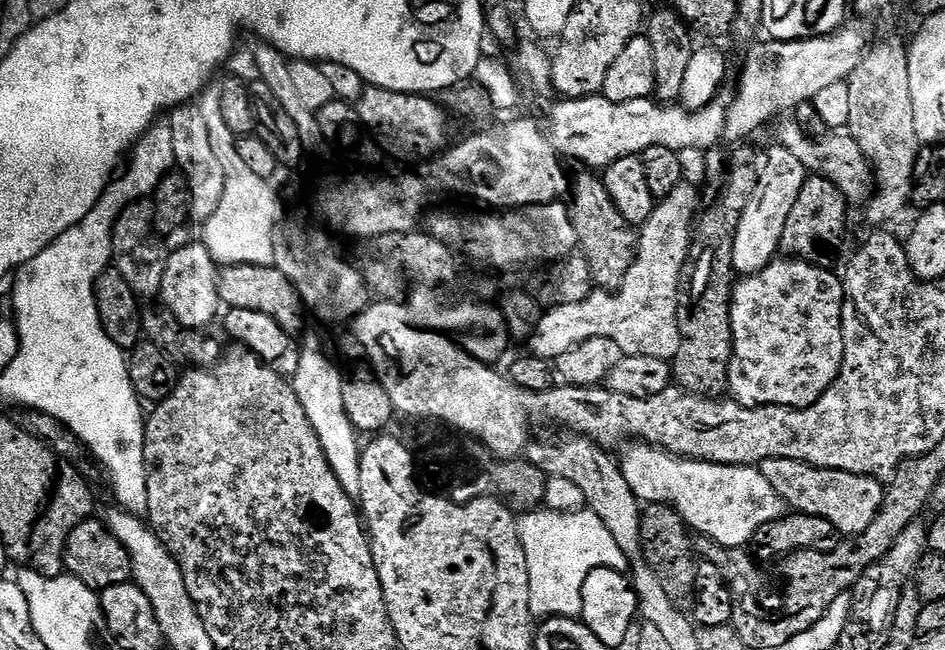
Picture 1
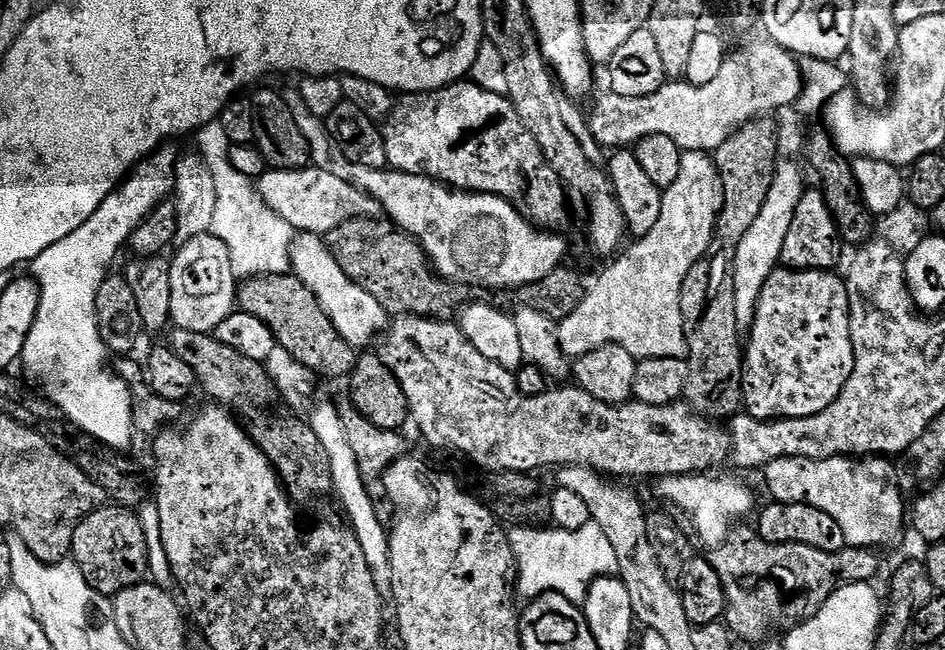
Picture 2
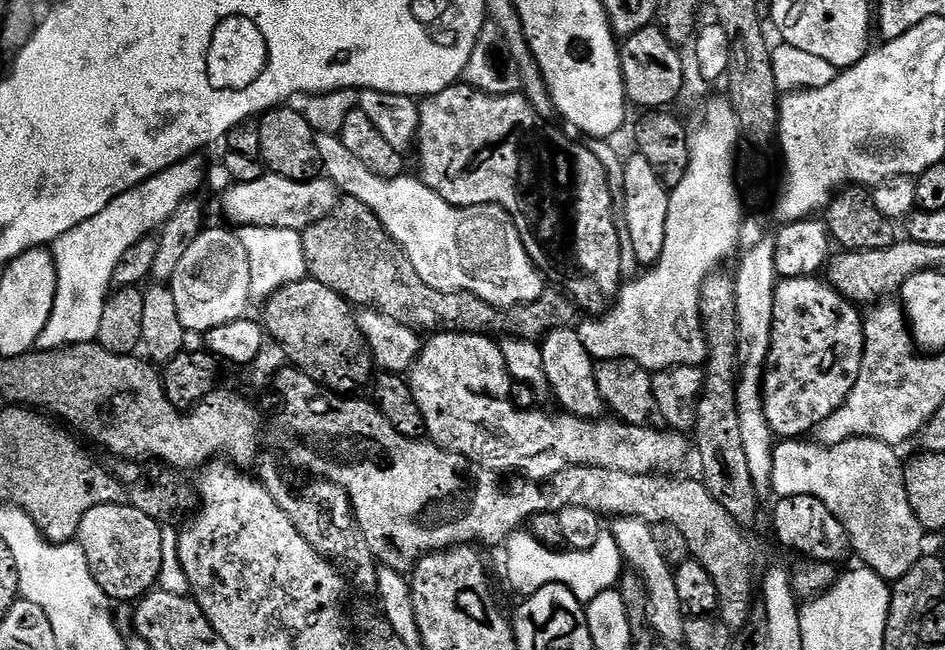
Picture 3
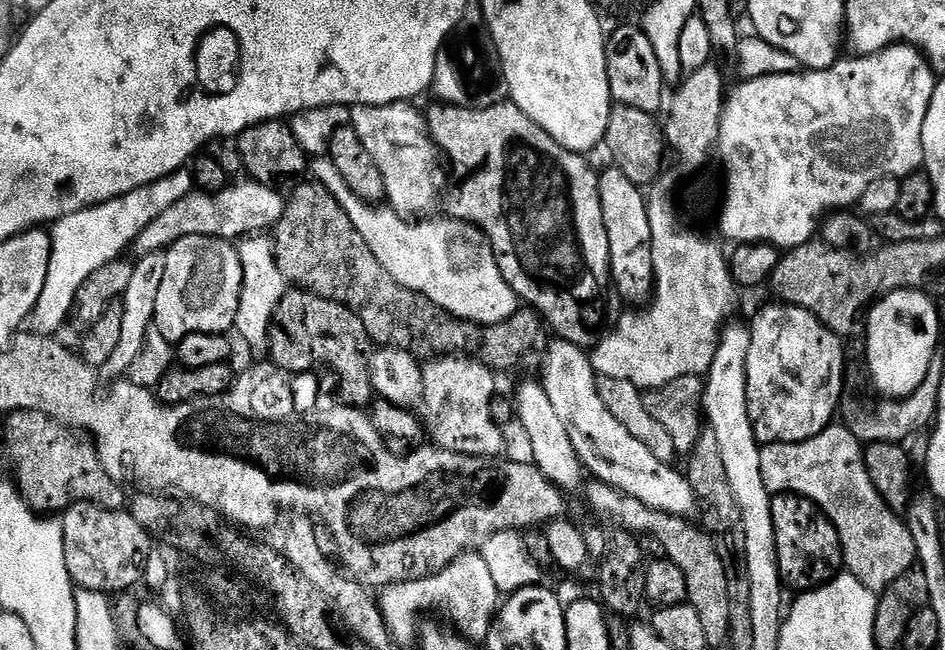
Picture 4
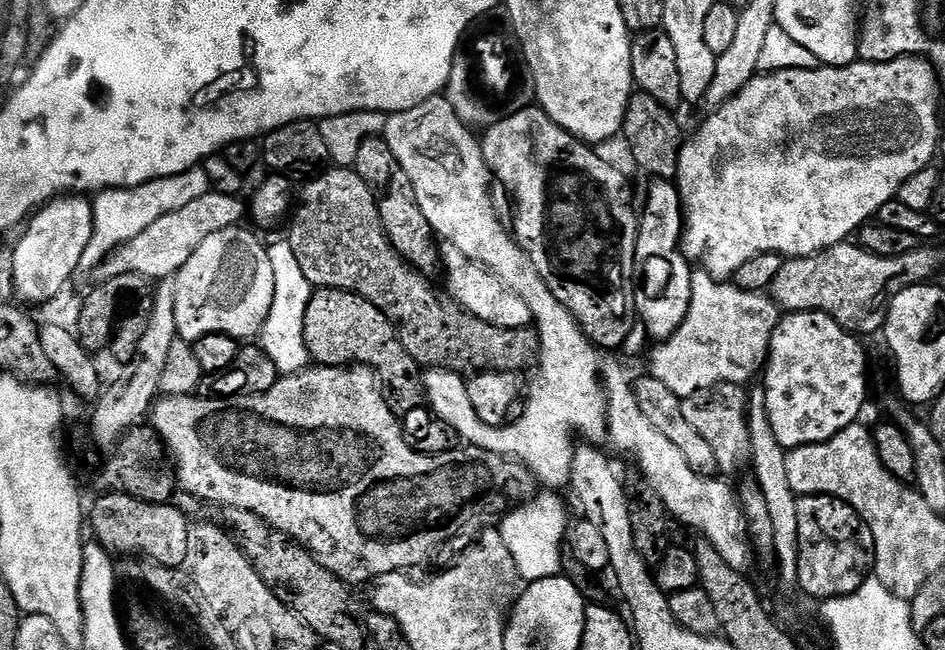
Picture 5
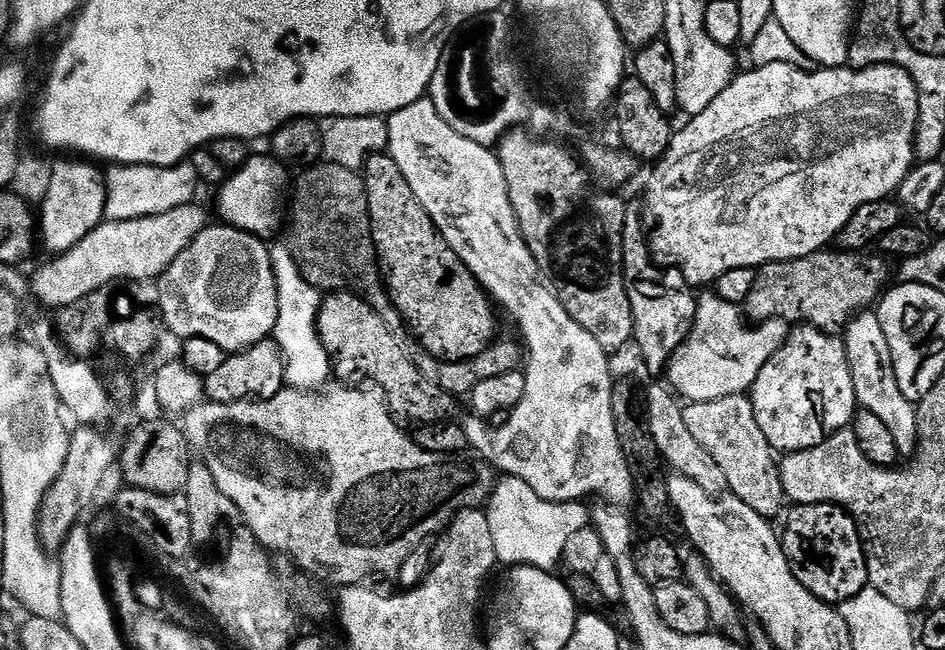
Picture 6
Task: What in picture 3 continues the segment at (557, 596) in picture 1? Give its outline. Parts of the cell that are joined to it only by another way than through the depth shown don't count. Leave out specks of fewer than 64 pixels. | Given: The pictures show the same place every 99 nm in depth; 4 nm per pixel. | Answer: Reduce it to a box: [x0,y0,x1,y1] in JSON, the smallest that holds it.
[506,530,622,606]

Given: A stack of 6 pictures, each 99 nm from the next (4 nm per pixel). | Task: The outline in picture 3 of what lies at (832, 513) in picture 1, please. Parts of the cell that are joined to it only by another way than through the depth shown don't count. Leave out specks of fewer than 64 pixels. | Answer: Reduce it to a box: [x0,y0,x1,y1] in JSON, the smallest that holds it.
[771,436,926,582]

